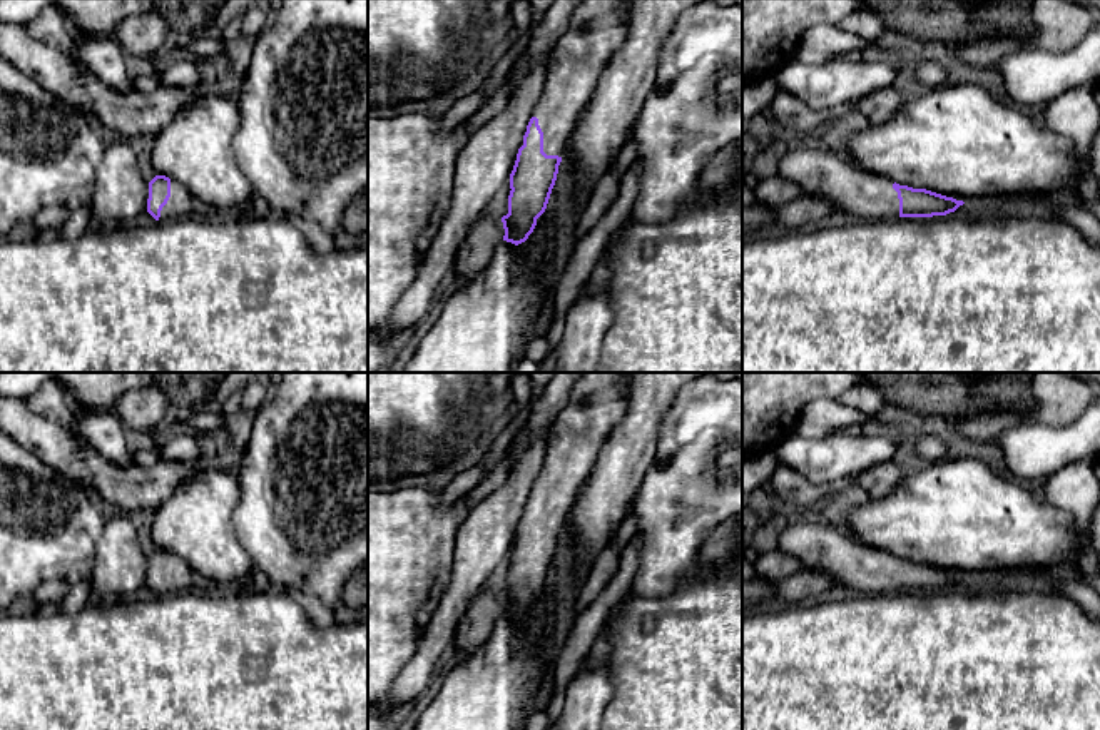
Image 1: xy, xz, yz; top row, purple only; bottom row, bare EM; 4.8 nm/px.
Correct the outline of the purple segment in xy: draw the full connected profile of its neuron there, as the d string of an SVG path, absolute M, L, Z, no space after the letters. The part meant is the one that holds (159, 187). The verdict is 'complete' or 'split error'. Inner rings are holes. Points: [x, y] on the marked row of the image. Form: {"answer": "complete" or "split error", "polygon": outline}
{"answer": "split error", "polygon": "M155 175L149 182L147 212L155 219L174 219L199 210L192 194L177 180Z"}

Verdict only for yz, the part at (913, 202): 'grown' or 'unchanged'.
grown

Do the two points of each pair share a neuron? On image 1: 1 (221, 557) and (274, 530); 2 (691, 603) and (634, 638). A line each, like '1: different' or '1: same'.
1: different
2: same

